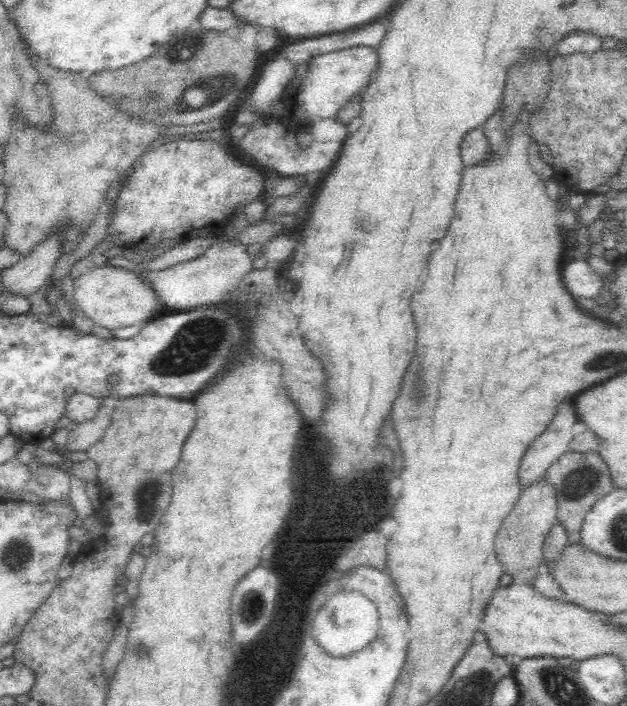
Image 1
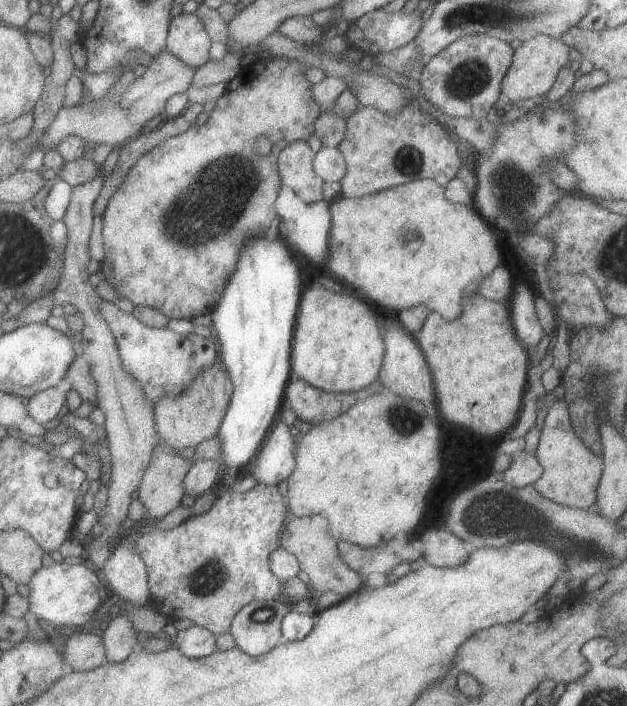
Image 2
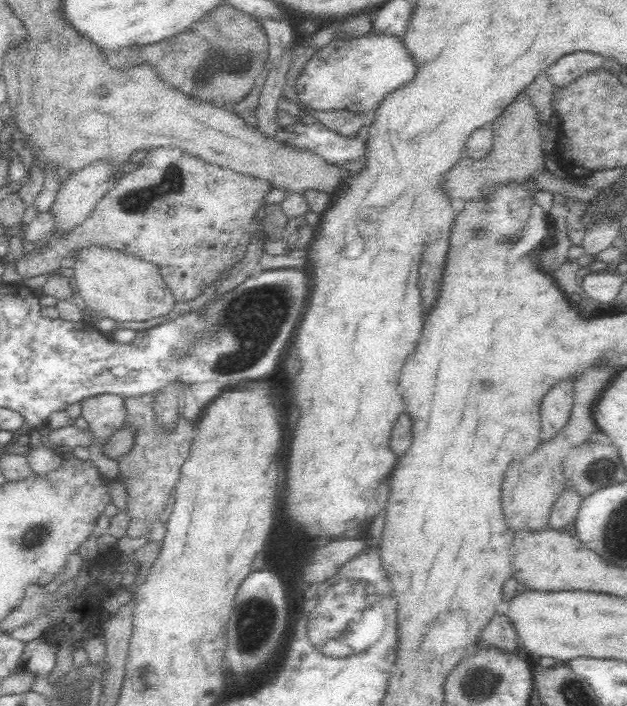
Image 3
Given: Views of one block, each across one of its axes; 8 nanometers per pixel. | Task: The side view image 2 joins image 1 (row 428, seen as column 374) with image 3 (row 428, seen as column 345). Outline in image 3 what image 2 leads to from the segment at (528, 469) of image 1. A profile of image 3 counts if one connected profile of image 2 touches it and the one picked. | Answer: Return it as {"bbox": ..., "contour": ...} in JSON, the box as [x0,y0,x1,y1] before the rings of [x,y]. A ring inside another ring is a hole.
{"bbox":[539,377,577,442],"contour":[[[577,377],[560,380],[554,388],[542,398],[540,406],[541,437],[539,441],[545,442],[564,428],[568,422],[574,399],[574,384]]]}

